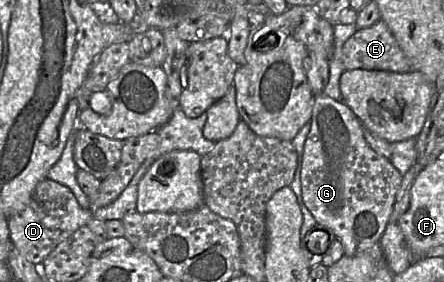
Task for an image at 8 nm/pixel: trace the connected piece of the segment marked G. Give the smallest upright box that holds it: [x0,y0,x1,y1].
[301,92,402,256]

